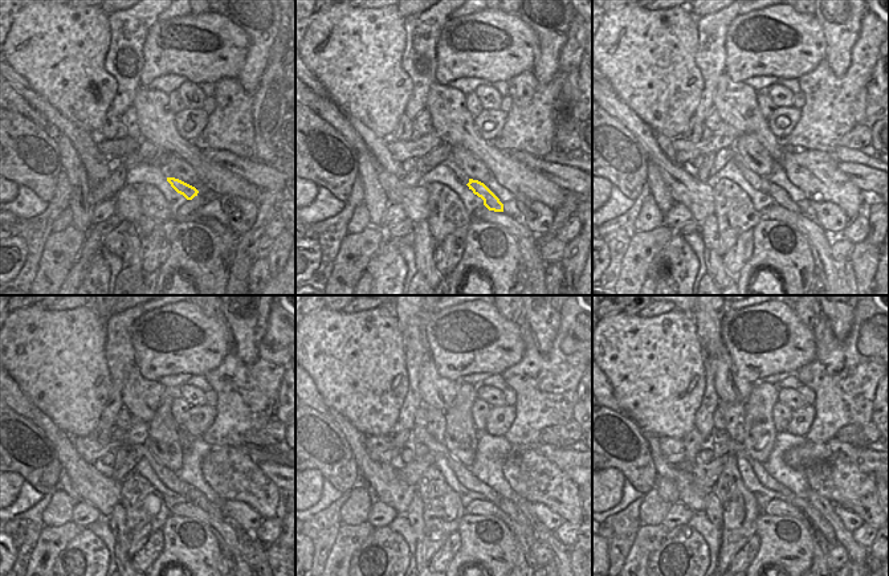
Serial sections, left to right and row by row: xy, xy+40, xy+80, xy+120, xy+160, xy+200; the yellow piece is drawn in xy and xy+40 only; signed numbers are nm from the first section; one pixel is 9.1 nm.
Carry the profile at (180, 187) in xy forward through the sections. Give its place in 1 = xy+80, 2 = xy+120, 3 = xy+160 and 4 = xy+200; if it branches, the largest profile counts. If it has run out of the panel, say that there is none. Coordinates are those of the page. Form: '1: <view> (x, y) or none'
1: xy+80 (781, 195)
2: xy+120 (196, 498)
3: xy+160 (509, 507)
4: xy+200 (814, 515)

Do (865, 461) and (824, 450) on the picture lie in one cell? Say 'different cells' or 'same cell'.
different cells

